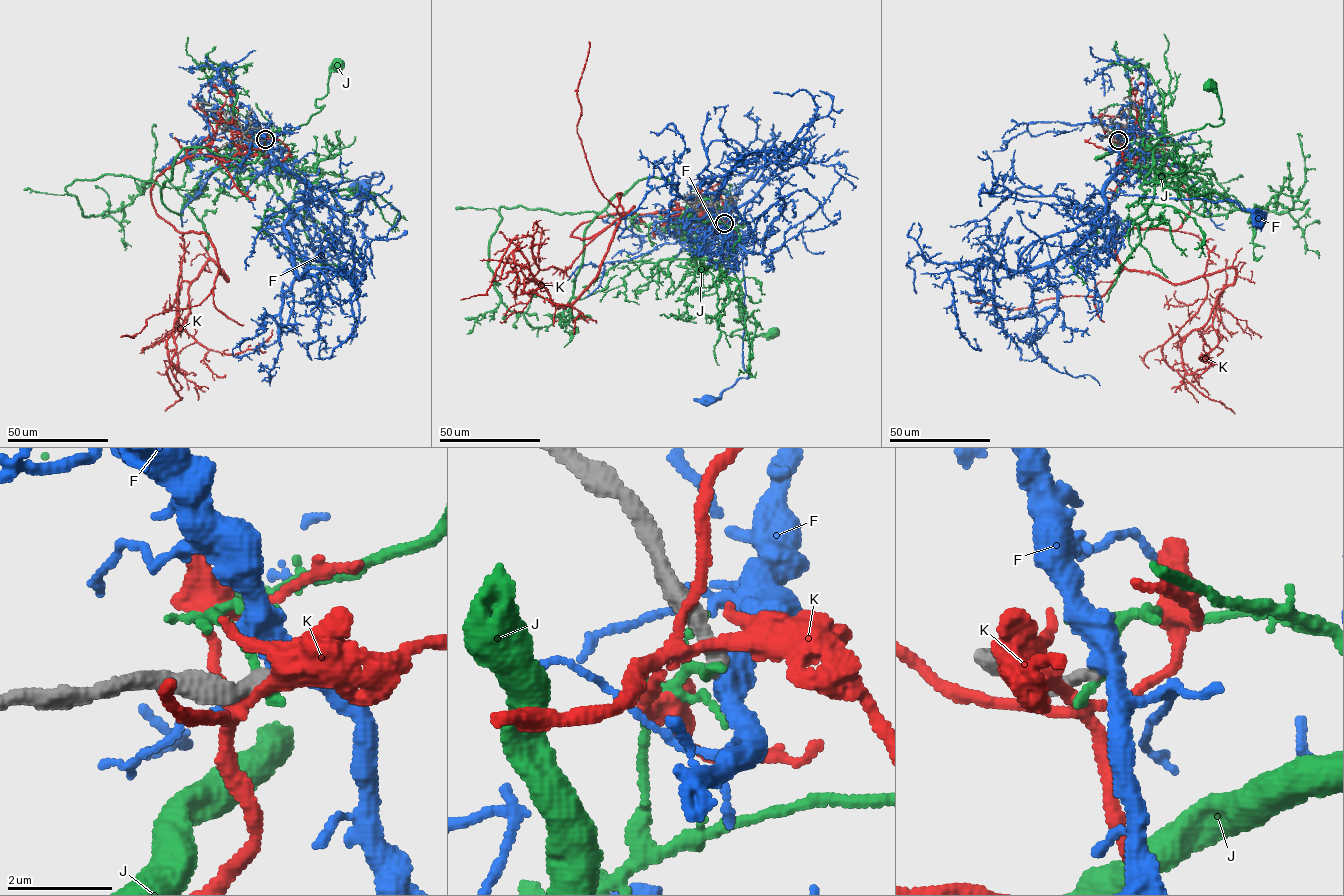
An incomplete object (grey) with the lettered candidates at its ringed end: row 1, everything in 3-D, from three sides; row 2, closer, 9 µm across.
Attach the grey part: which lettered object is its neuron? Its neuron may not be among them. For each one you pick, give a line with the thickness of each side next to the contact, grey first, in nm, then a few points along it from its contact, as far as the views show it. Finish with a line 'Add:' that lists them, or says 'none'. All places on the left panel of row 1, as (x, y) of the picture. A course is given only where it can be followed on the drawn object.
Add: none

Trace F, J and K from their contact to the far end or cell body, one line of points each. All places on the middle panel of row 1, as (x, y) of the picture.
F: (724, 223), (722, 238), (740, 238), (744, 246), (742, 355), (749, 376), (741, 377), (720, 397), (708, 400)
J: (724, 223), (708, 245), (726, 259), (739, 282), (744, 327), (731, 336), (745, 340), (773, 333)
K: (724, 222), (695, 229), (679, 208), (577, 226), (590, 238), (634, 207), (570, 305), (523, 288), (596, 323)

